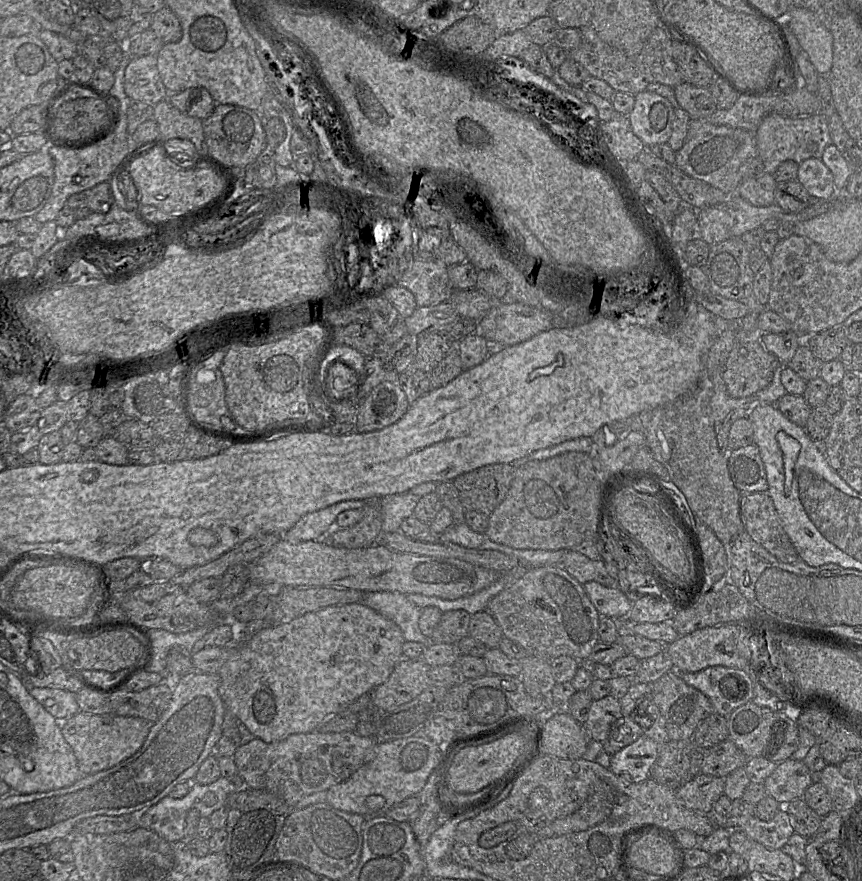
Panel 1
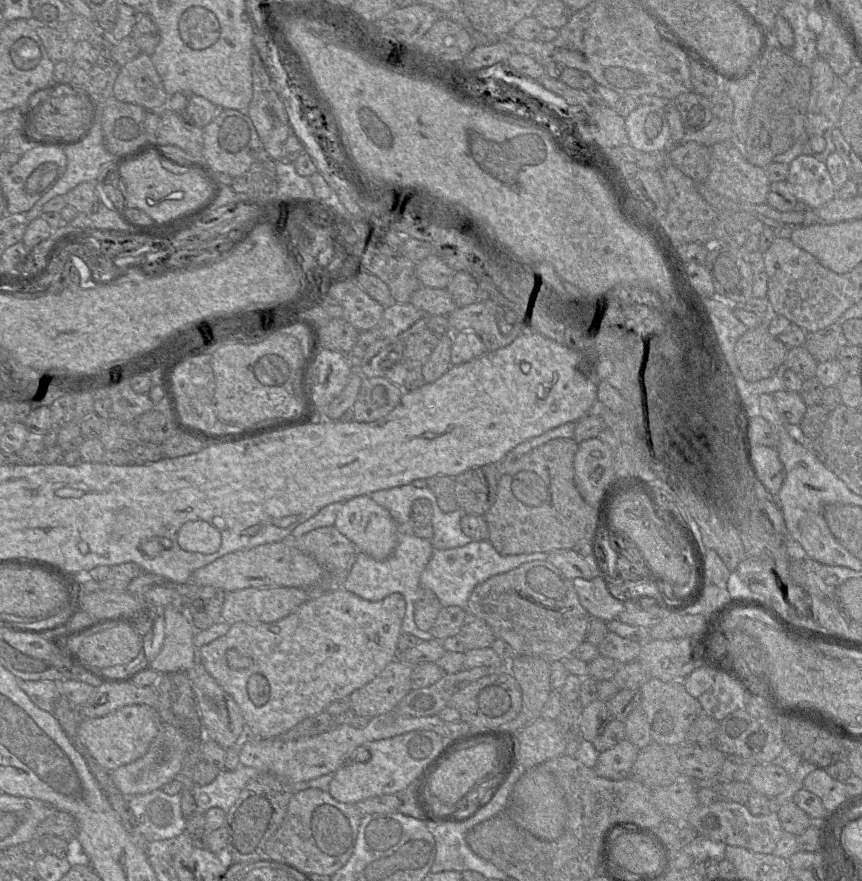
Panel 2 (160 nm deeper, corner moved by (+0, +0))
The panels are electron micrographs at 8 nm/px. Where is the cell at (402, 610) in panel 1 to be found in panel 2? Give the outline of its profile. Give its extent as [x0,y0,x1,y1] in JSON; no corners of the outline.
[341,529,434,641]

